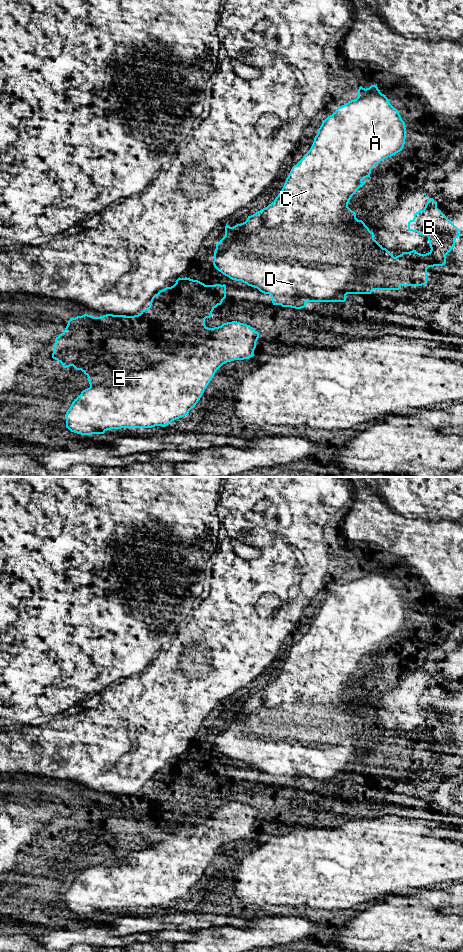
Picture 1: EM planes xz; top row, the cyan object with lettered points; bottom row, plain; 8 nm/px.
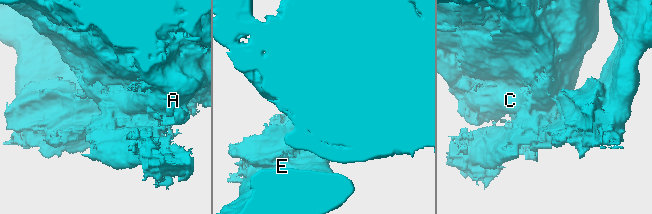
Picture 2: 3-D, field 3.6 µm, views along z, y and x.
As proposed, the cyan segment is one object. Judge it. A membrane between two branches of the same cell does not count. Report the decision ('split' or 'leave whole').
split

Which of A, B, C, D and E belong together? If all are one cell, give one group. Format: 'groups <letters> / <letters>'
groups A B C D / E

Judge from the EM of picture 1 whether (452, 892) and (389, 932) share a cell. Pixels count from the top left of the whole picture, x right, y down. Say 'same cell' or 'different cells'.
same cell

